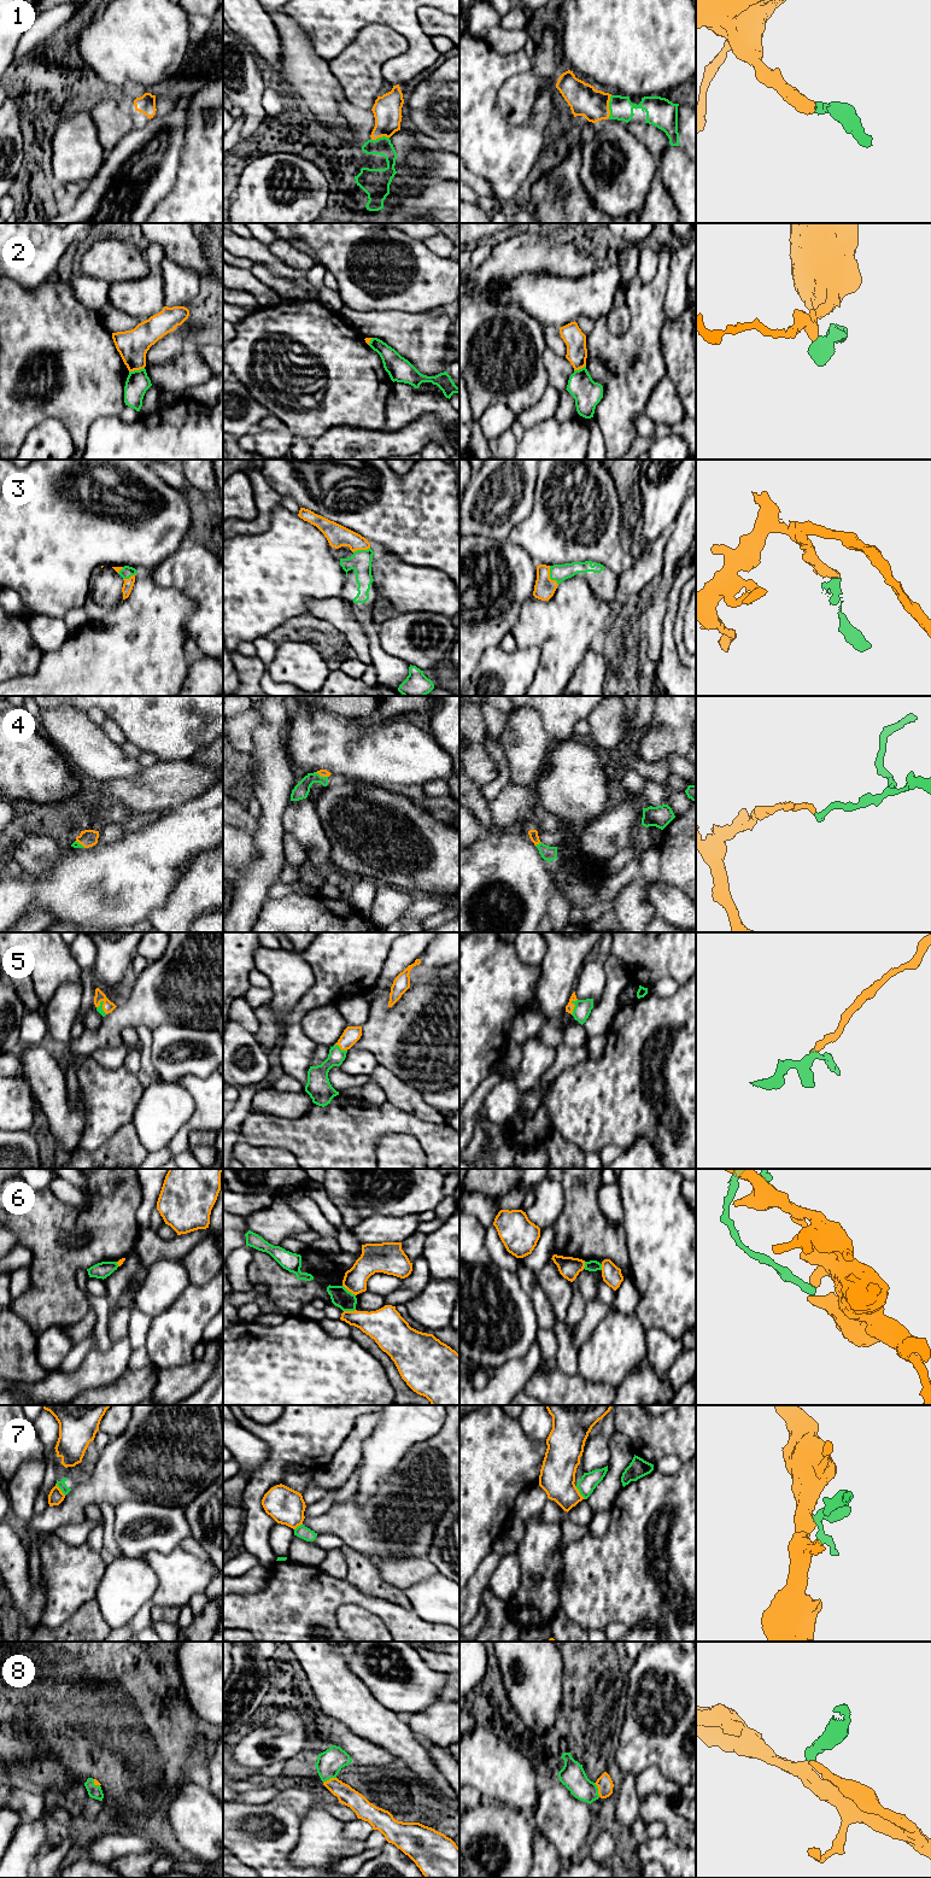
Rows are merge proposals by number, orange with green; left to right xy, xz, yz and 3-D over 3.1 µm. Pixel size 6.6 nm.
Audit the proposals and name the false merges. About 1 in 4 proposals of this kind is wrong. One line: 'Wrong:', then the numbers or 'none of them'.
Wrong: 2, 6, 7

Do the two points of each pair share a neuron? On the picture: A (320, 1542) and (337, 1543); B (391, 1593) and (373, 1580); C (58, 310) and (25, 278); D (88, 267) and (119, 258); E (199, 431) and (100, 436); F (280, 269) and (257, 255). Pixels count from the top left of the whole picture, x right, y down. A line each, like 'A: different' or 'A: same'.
A: same
B: same
C: different
D: same
E: same
F: same

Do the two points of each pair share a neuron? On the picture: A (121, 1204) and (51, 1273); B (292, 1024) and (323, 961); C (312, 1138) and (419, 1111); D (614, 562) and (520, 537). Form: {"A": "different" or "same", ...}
{"A": "same", "B": "same", "C": "different", "D": "same"}

